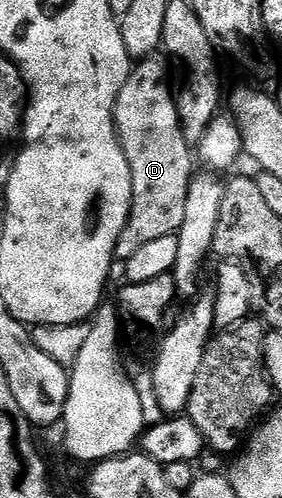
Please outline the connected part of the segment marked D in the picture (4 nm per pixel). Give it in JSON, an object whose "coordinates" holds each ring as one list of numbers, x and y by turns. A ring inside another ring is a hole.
{"coordinates":[[161,56,140,59,115,100,113,122,131,168,133,189,129,219,117,241,116,257,121,260,135,256,139,248,163,236,178,233,186,211,188,188,195,177,195,154,179,124,175,90,172,85,169,87,168,65]]}

